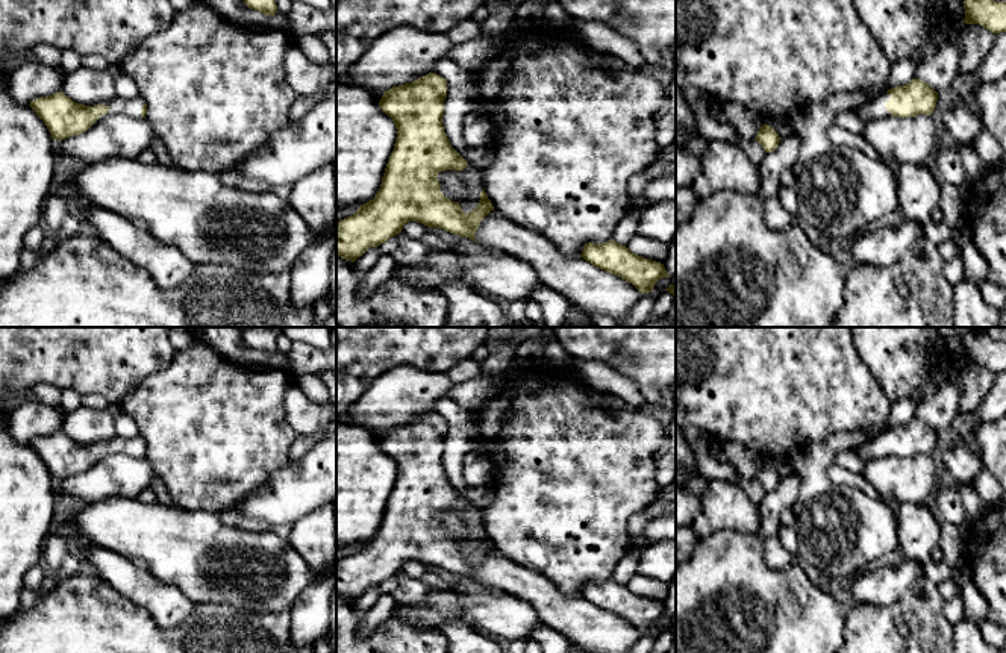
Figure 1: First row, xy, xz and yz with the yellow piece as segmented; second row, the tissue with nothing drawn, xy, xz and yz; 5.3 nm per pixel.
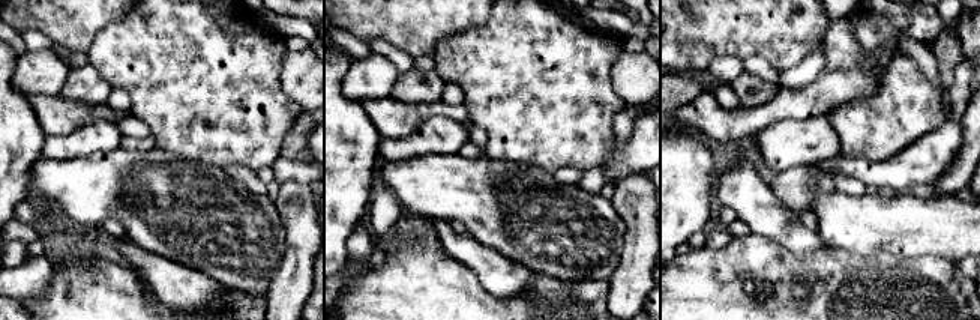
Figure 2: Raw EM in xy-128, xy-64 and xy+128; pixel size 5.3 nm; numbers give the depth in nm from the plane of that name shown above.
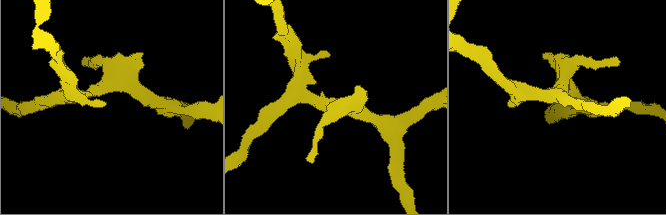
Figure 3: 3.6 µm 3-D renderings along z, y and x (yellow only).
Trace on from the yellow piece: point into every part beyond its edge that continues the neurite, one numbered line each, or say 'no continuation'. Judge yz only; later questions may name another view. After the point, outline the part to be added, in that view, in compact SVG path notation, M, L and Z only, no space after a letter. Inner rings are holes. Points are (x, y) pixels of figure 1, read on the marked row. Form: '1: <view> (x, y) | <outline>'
1: yz (871, 109) | M888 92L876 95L873 100L865 102L861 108L856 109L858 117L864 121L889 117L891 112L885 109L885 103L889 98L891 95Z

